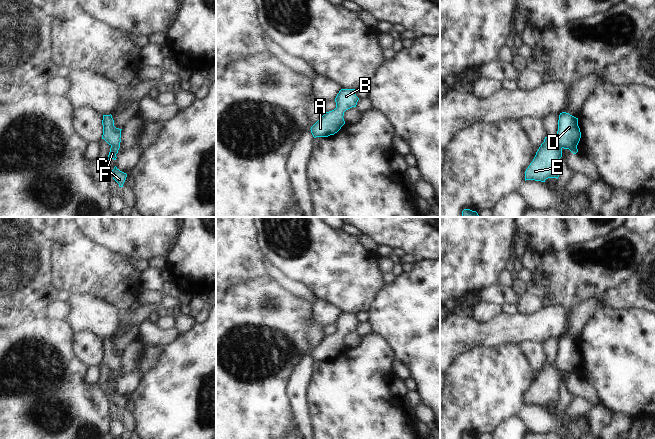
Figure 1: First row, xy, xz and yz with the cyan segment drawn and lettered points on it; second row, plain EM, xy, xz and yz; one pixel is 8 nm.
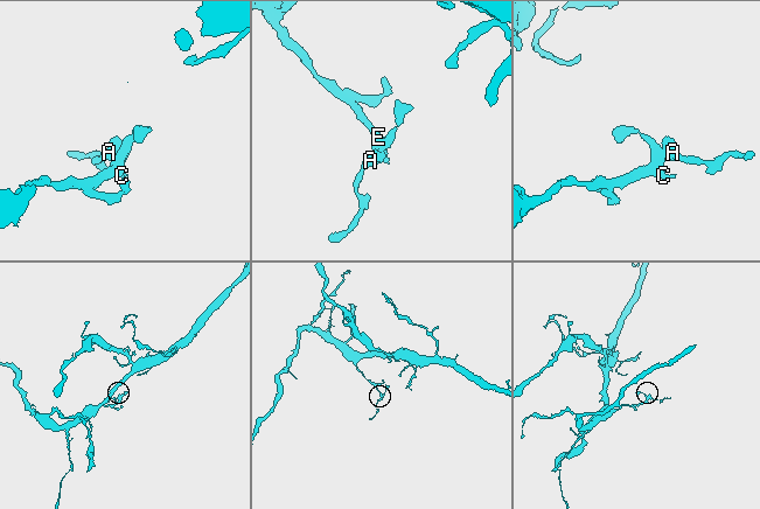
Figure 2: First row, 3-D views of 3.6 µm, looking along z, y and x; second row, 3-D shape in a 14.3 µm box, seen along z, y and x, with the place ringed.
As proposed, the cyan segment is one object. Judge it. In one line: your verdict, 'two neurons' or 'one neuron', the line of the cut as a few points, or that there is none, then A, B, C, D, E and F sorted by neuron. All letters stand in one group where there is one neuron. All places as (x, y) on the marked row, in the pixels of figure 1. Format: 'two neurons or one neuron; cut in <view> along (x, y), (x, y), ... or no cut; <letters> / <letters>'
one neuron; no cut; A B C D E F

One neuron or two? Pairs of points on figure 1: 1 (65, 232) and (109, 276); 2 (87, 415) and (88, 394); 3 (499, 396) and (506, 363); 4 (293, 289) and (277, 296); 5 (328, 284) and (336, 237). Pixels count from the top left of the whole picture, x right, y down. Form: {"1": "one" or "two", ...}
{"1": "one", "2": "one", "3": "one", "4": "two", "5": "one"}

